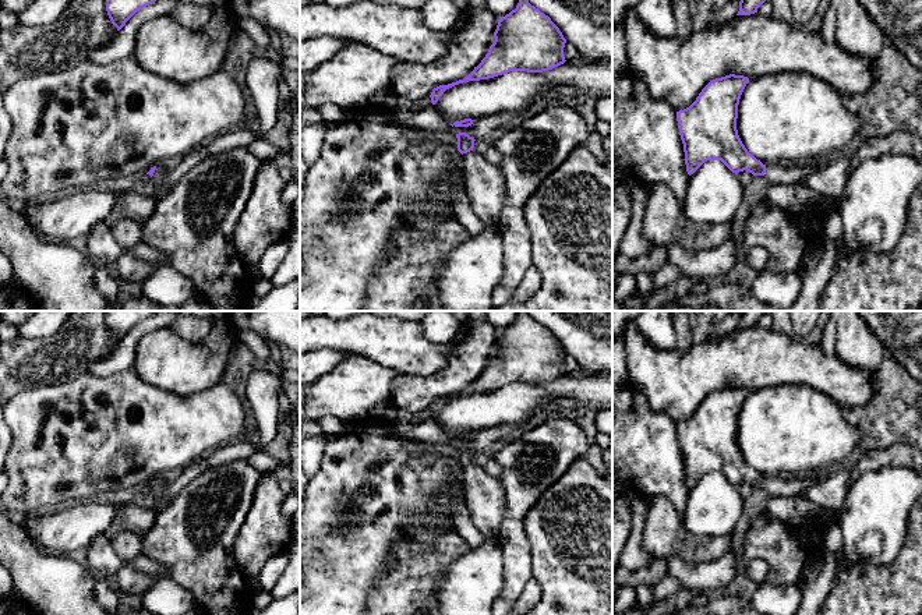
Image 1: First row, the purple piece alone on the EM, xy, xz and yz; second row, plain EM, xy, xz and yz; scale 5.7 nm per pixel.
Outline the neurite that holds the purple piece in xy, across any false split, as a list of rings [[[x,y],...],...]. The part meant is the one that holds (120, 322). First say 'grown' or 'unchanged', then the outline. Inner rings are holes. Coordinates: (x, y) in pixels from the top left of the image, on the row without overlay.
unchanged | [[[107,311],[106,324],[112,336],[120,343],[137,324],[156,312],[159,311]]]

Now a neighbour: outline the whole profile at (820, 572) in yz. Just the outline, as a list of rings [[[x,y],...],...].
[[[819,552],[810,556],[798,583],[802,590],[802,604],[795,615],[819,615],[837,579],[838,563],[833,552]]]

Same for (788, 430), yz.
[[[785,384],[749,392],[739,411],[736,442],[748,464],[763,477],[798,477],[844,466],[851,453],[862,446],[862,431],[847,420],[842,407],[827,395],[806,385]]]

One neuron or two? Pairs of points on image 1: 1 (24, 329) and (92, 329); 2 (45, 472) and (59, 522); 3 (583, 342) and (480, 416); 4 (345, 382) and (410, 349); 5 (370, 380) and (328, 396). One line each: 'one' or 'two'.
1: two
2: two
3: two
4: two
5: one

